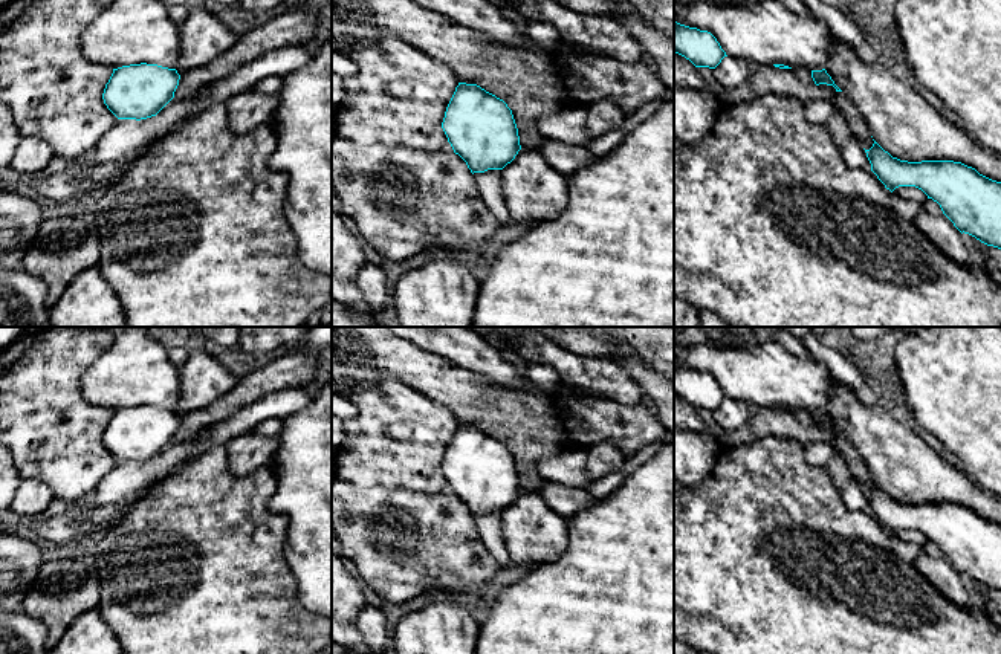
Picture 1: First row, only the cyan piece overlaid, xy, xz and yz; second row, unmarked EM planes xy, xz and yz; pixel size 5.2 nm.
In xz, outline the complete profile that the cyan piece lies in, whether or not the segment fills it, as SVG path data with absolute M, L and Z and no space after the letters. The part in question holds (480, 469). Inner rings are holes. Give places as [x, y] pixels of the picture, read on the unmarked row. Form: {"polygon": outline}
{"polygon": "M458 425L442 471L472 516L503 512L521 492L512 452L477 426Z"}

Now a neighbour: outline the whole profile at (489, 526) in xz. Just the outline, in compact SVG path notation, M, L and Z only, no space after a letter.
M503 512L474 515L472 521L480 539L494 559L503 567L510 565L510 558L503 539Z

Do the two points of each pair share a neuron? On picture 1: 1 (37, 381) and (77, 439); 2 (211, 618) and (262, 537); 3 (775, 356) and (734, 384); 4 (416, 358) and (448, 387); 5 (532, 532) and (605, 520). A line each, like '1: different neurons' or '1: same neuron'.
1: same neuron
2: same neuron
3: same neuron
4: same neuron
5: different neurons

